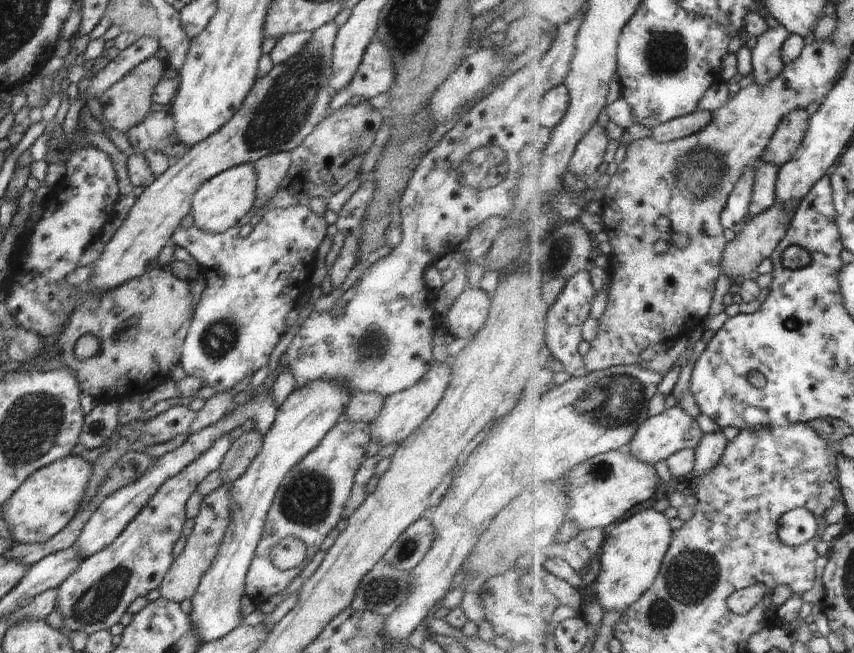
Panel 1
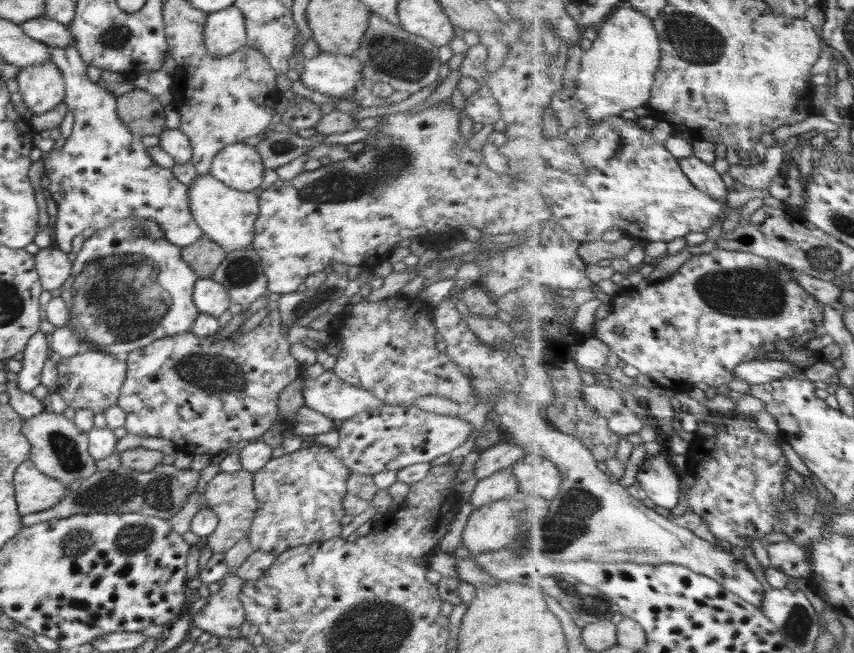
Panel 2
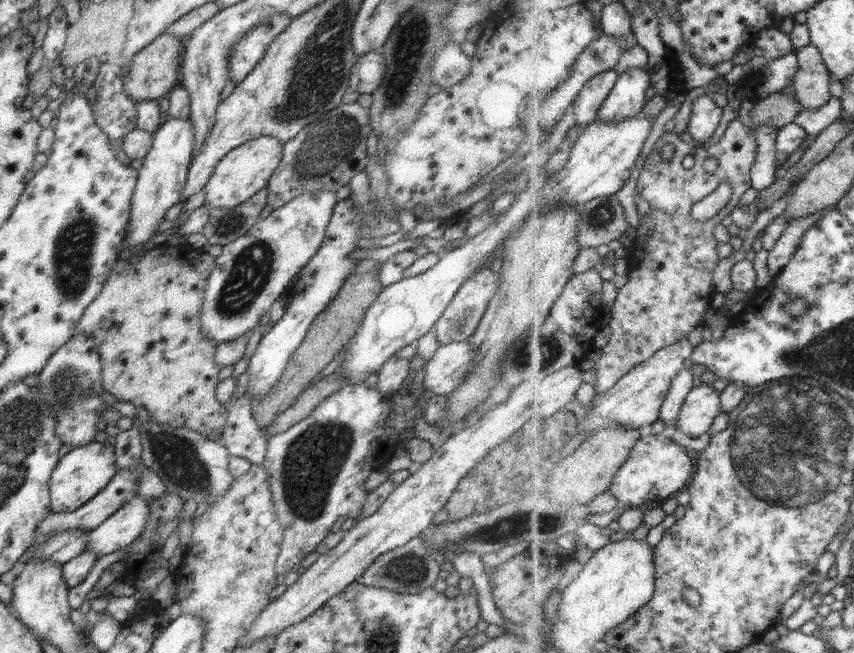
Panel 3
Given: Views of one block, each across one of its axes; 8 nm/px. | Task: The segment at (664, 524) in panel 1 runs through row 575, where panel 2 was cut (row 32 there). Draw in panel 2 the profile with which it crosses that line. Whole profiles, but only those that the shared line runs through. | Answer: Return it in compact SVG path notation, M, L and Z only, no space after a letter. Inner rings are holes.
M624 2L598 27L599 36L582 58L577 76L576 94L586 105L594 126L604 119L620 115L624 110L646 106L653 97L657 74L663 62L660 31L654 19Z

